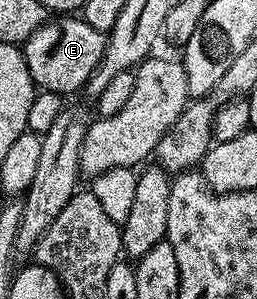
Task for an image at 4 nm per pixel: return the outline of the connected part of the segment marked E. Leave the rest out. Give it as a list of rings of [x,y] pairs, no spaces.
[[[52,17],[23,43],[22,50],[32,82],[39,90],[71,97],[75,91],[80,91],[83,87],[89,86],[92,73],[104,56],[105,42],[106,35],[98,29],[92,28],[83,17]]]

